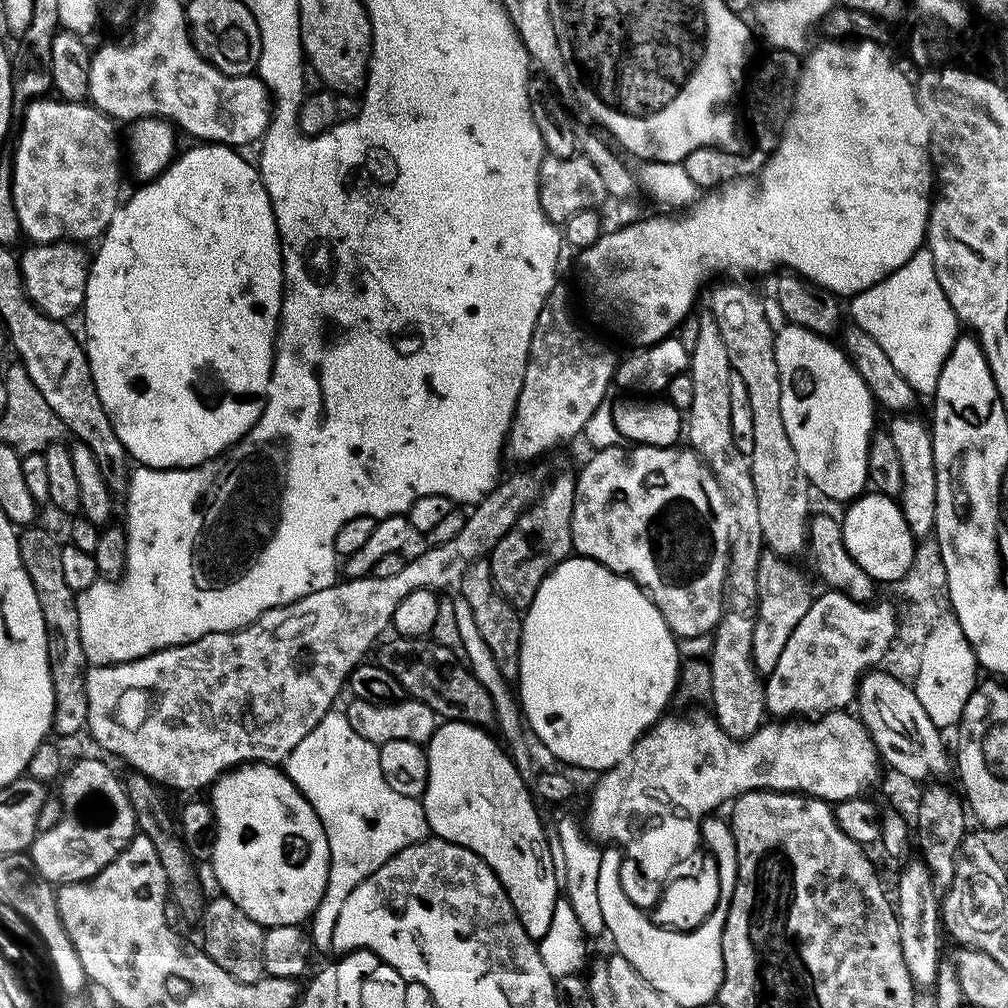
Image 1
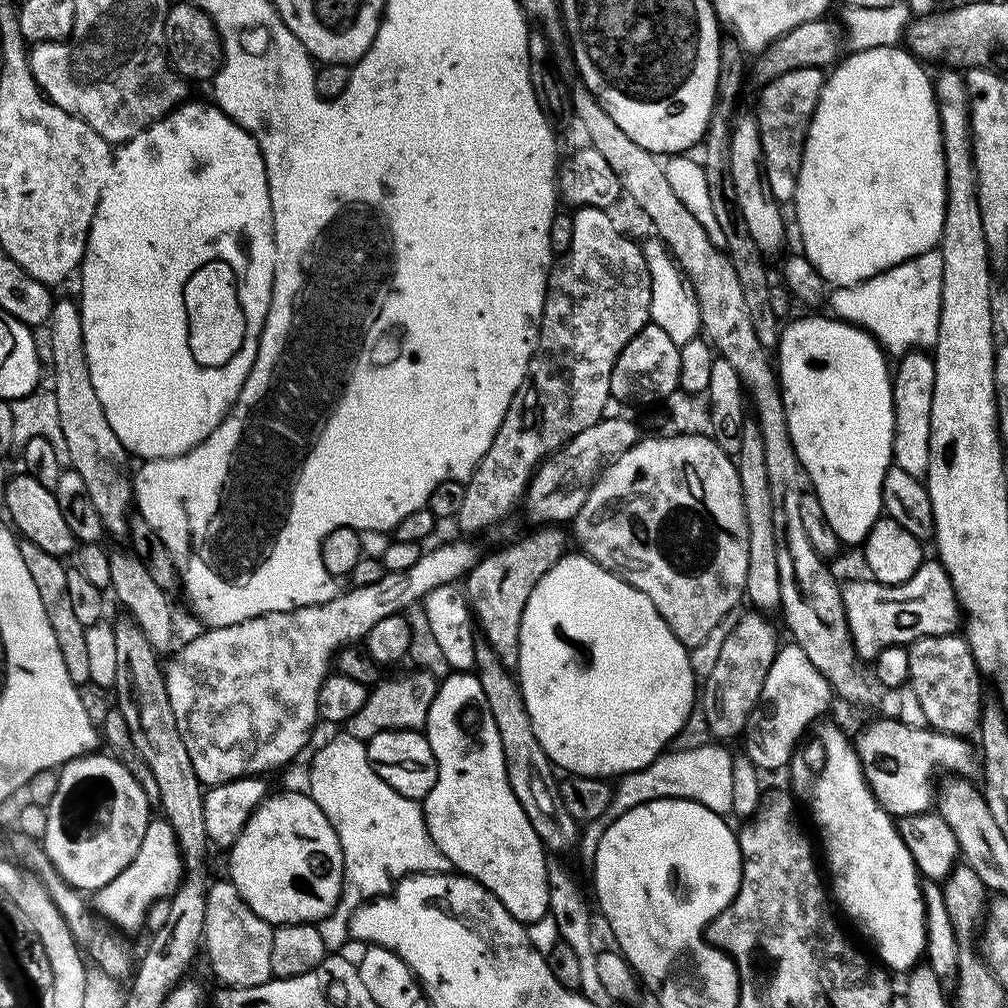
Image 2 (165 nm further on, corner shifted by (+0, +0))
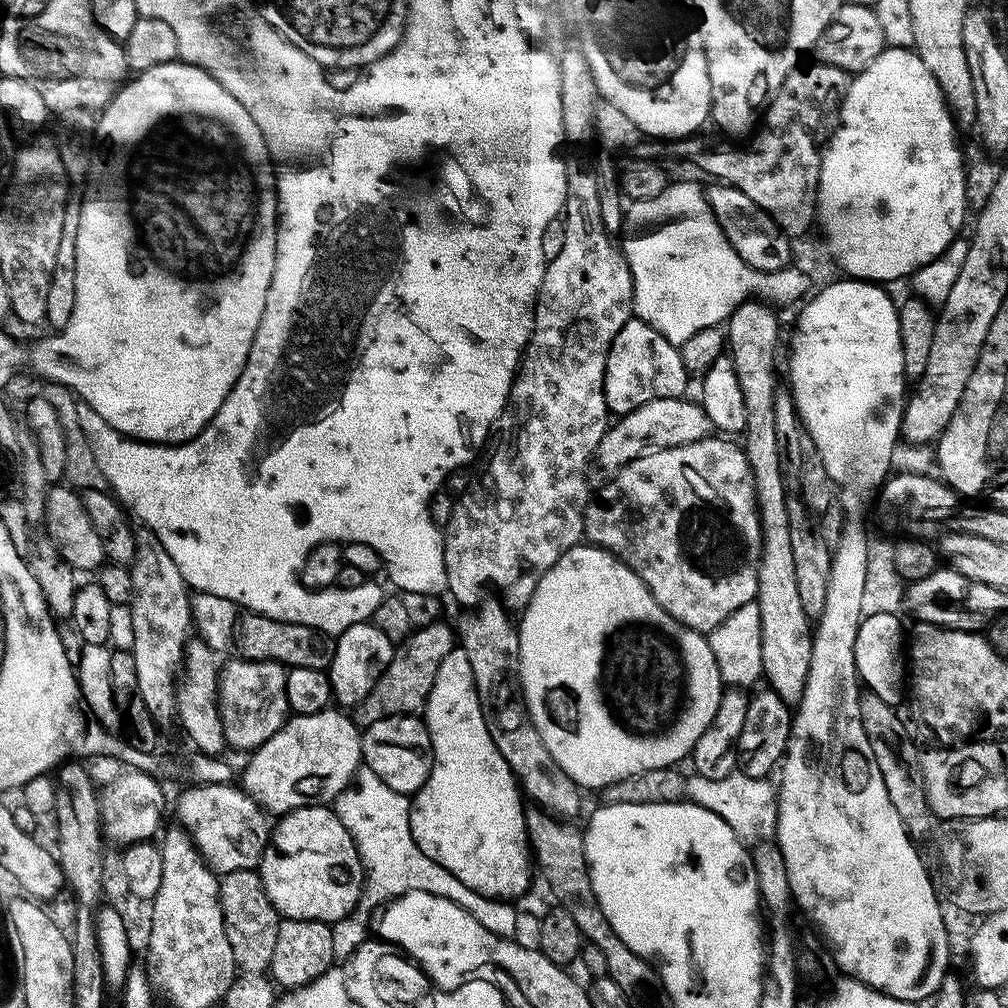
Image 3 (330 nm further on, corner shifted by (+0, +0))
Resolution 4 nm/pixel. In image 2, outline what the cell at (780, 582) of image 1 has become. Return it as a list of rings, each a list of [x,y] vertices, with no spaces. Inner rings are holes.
[[[745,614],[740,624],[730,631],[714,670],[710,671],[702,684],[702,711],[708,718],[708,734],[720,742],[729,742],[745,731],[778,651],[775,626],[763,620],[763,615],[754,615]]]

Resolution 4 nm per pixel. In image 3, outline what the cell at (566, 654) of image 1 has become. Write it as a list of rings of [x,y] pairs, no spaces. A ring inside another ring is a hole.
[[[599,546],[571,548],[544,576],[536,582],[536,589],[530,598],[528,607],[523,609],[521,620],[518,620],[520,635],[520,675],[519,686],[522,697],[527,705],[527,713],[531,716],[534,726],[541,735],[542,742],[554,761],[566,772],[570,779],[581,789],[595,788],[601,790],[610,783],[628,778],[646,770],[671,768],[679,765],[679,760],[687,761],[692,754],[693,746],[702,738],[706,726],[714,718],[718,710],[720,696],[726,690],[726,684],[721,680],[718,662],[714,652],[708,645],[708,637],[703,632],[696,632],[682,622],[678,622],[650,594],[650,590],[629,570],[621,560],[617,560],[611,552],[605,552]]]

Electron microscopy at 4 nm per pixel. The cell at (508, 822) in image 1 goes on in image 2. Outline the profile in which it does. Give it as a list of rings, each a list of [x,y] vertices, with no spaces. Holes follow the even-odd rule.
[[[453,671],[439,681],[436,697],[430,706],[426,735],[434,750],[438,766],[438,778],[430,794],[422,801],[424,821],[430,838],[452,864],[455,871],[472,876],[482,886],[492,889],[502,906],[527,926],[538,918],[549,915],[548,865],[544,844],[538,838],[526,810],[514,798],[514,790],[506,774],[506,762],[502,752],[502,738],[498,738],[498,726],[494,726],[494,714],[482,694],[479,675],[471,671]]]

